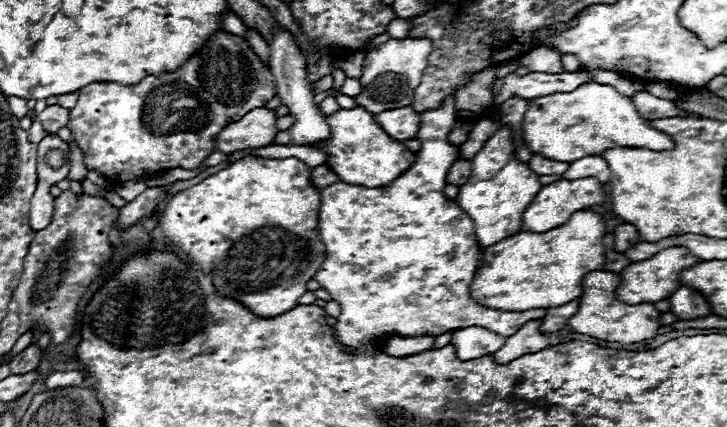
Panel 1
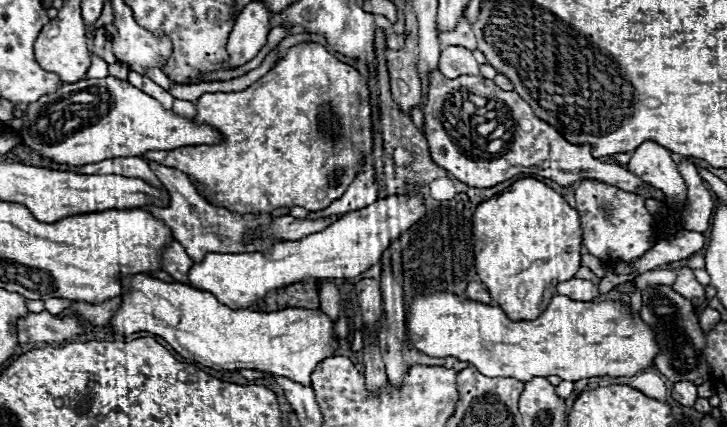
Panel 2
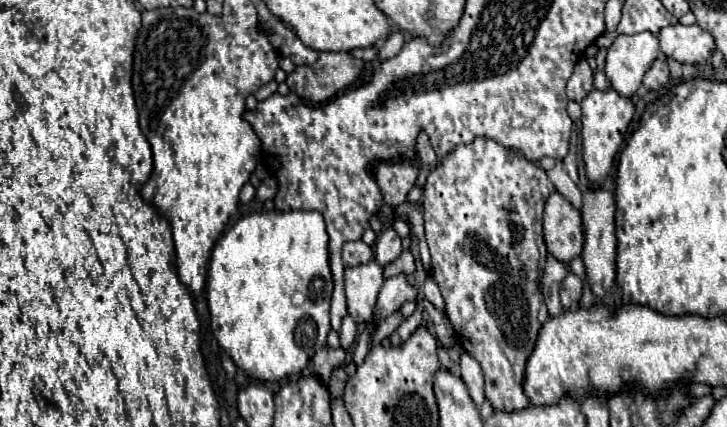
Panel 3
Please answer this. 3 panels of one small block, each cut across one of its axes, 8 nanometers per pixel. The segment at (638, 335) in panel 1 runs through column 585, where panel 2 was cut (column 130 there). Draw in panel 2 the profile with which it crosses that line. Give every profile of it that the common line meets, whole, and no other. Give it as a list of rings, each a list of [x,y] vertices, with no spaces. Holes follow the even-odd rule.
[[[144,274],[126,276],[120,278],[120,282],[126,288],[126,294],[122,294],[122,304],[110,322],[116,334],[130,336],[134,332],[152,332],[164,338],[182,358],[190,358],[214,370],[250,368],[284,376],[304,386],[310,386],[310,372],[322,360],[330,358],[332,352],[338,348],[338,340],[334,336],[334,322],[320,310],[304,310],[304,308],[286,308],[278,312],[254,312],[244,308],[232,310],[226,304],[220,304],[210,292],[194,290],[184,284],[166,284]],[[146,280],[152,280],[152,290],[144,288]]]

